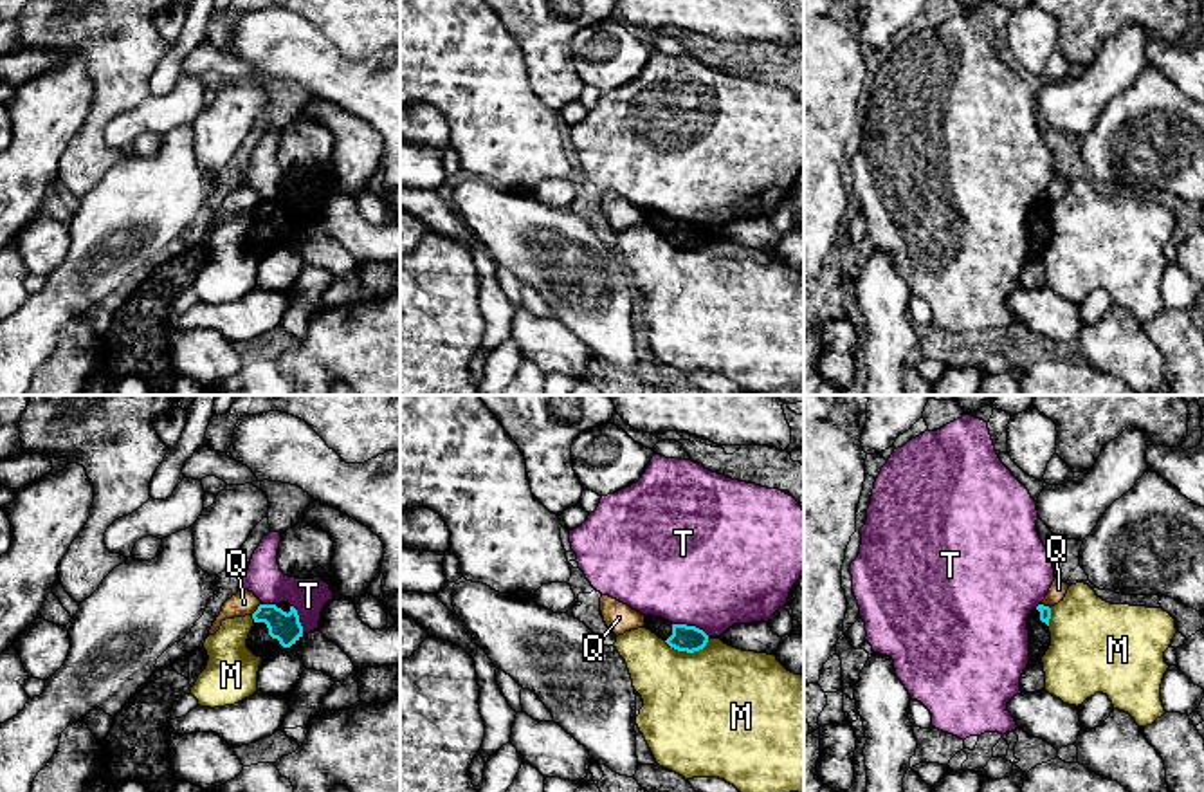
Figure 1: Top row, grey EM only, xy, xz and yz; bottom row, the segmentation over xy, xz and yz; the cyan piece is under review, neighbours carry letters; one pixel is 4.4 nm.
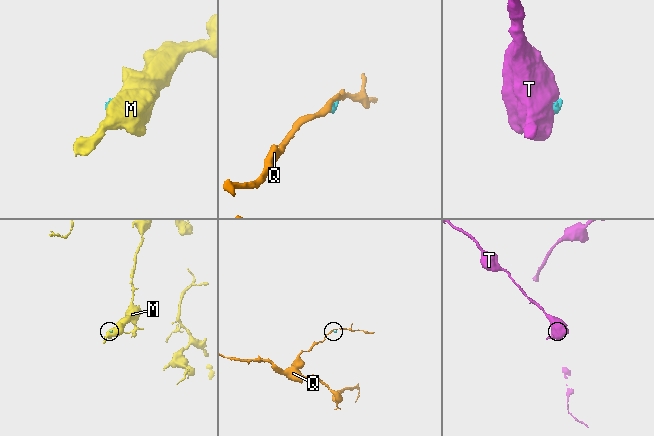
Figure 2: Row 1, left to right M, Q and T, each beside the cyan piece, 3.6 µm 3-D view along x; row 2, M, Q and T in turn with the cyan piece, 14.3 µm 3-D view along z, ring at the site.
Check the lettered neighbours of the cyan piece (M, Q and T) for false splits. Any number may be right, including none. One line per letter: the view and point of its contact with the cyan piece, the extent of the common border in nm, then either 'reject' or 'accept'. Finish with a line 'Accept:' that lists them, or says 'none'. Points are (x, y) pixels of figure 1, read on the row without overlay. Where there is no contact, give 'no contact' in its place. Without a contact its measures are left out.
M: xz (687, 248) | 200 nm | reject
Q: xy (258, 204) | 70 nm | reject
T: xz (691, 222) | 180 nm | reject
Accept: none

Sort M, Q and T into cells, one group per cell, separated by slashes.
M / Q / T

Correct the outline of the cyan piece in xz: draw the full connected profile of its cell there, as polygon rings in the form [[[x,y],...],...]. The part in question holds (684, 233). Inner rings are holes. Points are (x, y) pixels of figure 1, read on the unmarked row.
[[[647,211],[645,224],[678,247],[694,249],[703,245],[708,238],[708,231],[703,226],[687,220],[672,220],[661,213]]]

